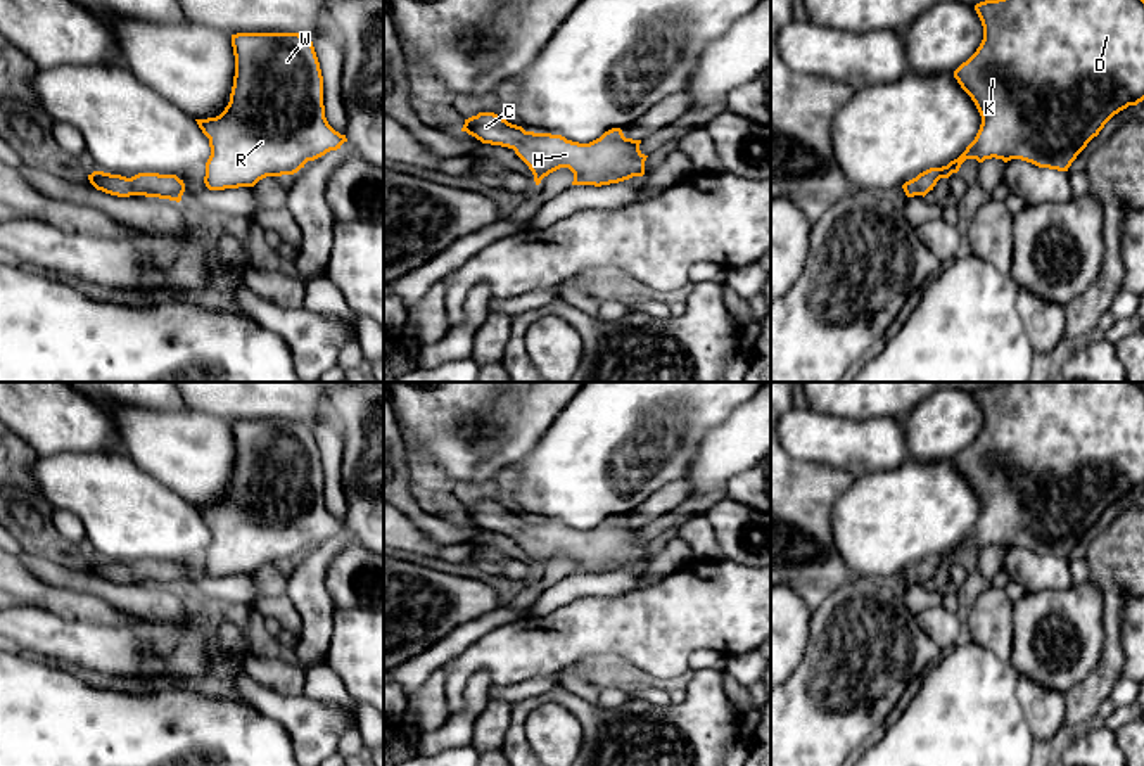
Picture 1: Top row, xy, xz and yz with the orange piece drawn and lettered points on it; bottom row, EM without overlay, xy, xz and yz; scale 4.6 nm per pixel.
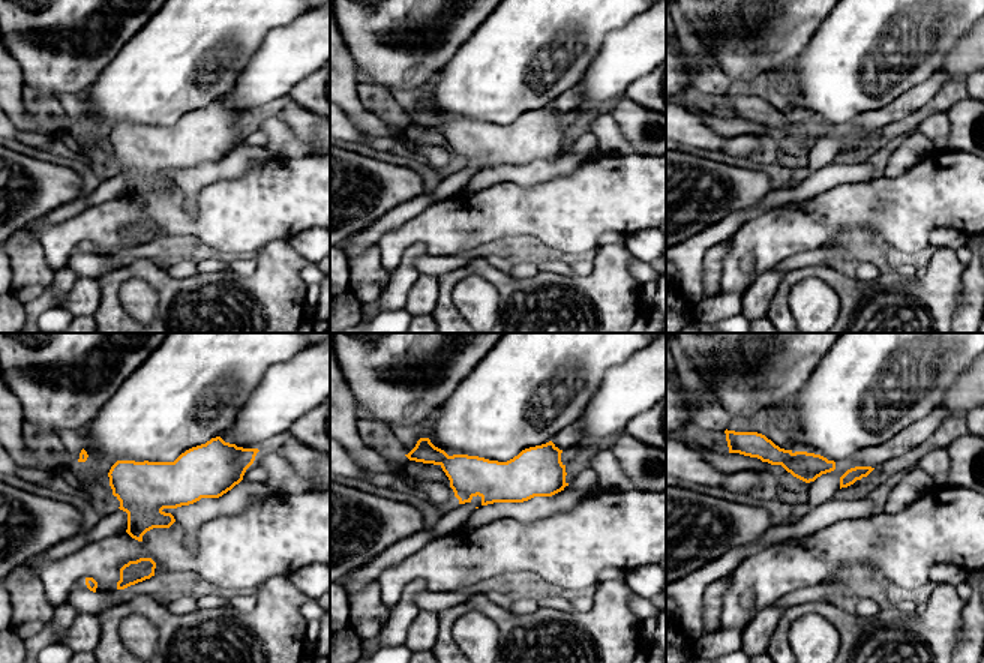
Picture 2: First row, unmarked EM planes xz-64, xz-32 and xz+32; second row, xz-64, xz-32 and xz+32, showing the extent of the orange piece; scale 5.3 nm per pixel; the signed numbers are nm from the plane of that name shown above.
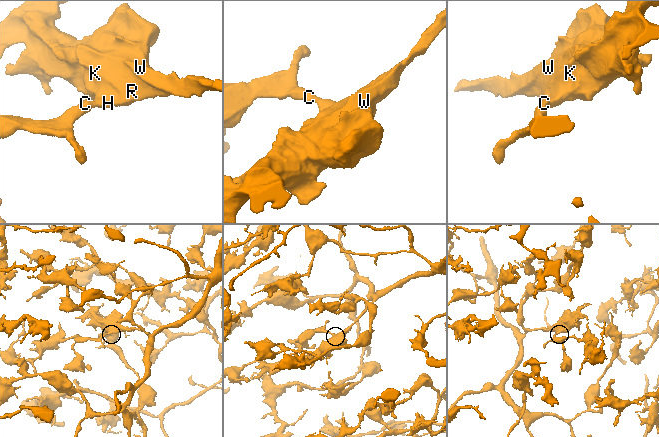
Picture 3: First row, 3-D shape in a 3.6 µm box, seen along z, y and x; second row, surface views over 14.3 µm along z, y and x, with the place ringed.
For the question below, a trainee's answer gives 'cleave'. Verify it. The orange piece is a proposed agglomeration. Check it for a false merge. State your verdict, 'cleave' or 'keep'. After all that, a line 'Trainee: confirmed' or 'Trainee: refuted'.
keep
Trainee: refuted

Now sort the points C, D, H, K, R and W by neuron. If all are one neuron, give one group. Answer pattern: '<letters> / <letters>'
C D H K R W

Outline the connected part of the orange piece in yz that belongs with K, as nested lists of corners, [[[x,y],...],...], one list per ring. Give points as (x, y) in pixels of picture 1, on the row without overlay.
[[[1006,382],[975,393],[983,413],[976,439],[954,465],[971,484],[982,512],[966,538],[947,553],[930,555],[902,572],[907,584],[926,583],[940,565],[957,560],[966,546],[1021,546],[1039,555],[1068,559],[1104,512],[1144,488],[1144,386],[1141,382]]]

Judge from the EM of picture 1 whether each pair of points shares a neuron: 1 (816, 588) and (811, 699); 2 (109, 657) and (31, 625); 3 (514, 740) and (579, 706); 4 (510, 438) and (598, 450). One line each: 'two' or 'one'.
1: two
2: one
3: one
4: two

